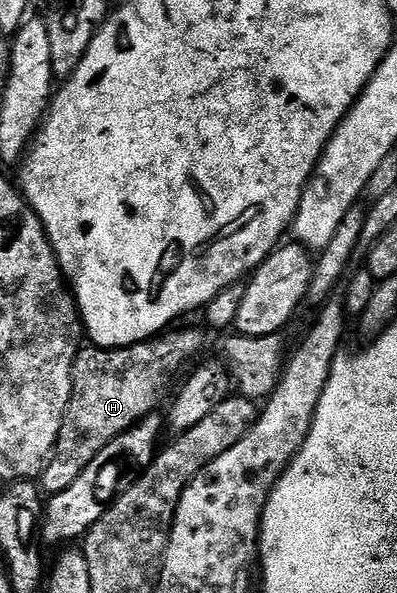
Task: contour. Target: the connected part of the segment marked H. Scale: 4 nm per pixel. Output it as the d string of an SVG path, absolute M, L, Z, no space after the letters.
M176 328L123 349L86 347L79 352L74 363L74 398L66 424L50 464L40 477L47 494L64 492L108 443L158 409L182 364L196 356L206 341L205 335L194 329Z

